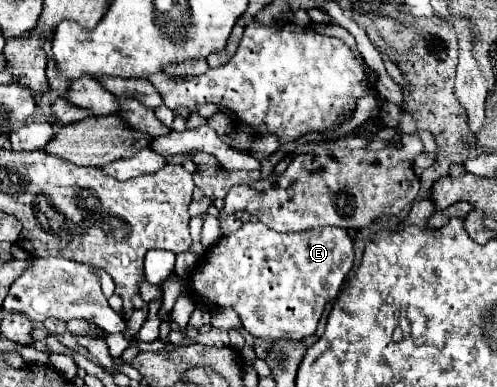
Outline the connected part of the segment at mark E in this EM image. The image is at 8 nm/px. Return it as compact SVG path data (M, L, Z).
M245 222L243 228L239 228L237 232L229 234L229 236L223 236L215 246L211 246L205 252L203 258L197 260L195 268L187 276L189 278L189 296L191 296L193 302L205 302L205 300L209 300L209 304L213 308L215 306L221 306L221 308L229 306L229 308L233 308L239 314L245 330L249 334L253 334L255 338L263 338L263 340L271 340L271 342L275 342L275 340L303 340L303 338L307 338L311 334L315 334L317 322L319 322L319 318L323 314L323 308L325 308L327 300L333 300L339 294L339 288L345 282L345 276L349 274L351 268L353 268L353 242L351 242L347 230L343 230L343 228L323 226L319 230L307 230L307 232L299 232L299 234L281 234L281 232L275 232L275 230L267 228L263 222Z

